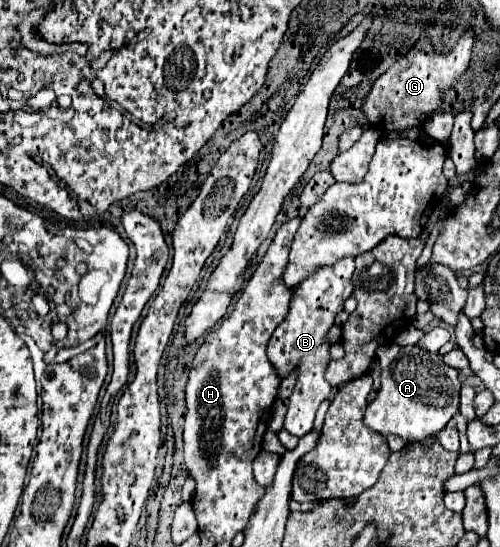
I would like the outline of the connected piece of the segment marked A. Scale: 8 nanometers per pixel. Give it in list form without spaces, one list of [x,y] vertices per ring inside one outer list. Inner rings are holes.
[[[387,344],[381,346],[381,350],[377,350],[377,360],[381,364],[381,390],[377,392],[377,398],[371,402],[371,406],[367,406],[365,410],[365,424],[383,434],[397,434],[403,440],[423,440],[433,432],[439,432],[447,426],[447,422],[453,418],[453,414],[459,410],[459,390],[461,390],[461,382],[459,382],[459,374],[455,368],[447,366],[439,354],[435,352],[425,352],[419,346],[397,346],[397,344]]]

